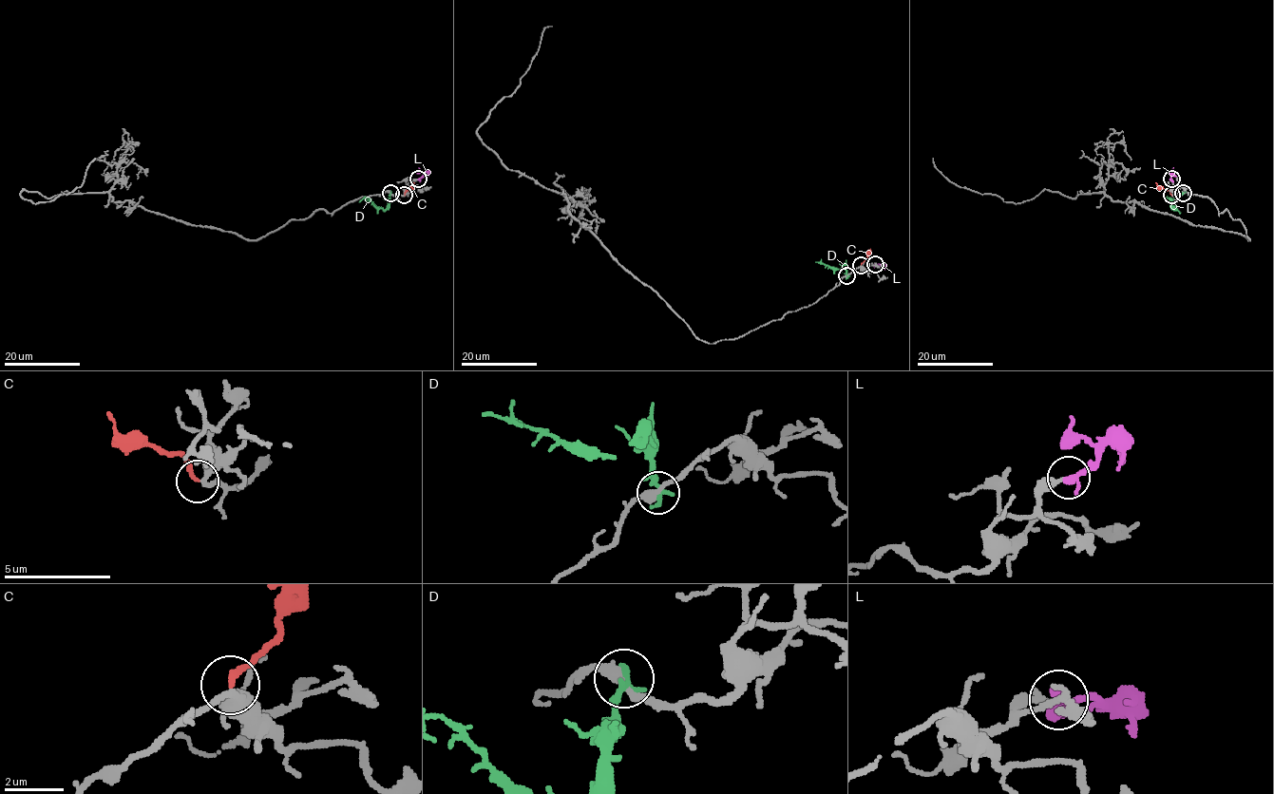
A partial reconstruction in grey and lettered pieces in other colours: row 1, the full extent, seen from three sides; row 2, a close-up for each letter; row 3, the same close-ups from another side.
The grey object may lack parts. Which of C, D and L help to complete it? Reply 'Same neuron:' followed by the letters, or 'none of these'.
Same neuron: C, L

